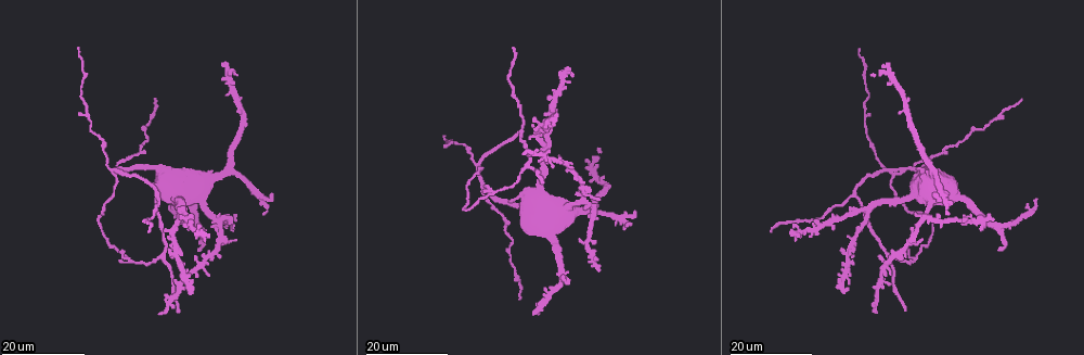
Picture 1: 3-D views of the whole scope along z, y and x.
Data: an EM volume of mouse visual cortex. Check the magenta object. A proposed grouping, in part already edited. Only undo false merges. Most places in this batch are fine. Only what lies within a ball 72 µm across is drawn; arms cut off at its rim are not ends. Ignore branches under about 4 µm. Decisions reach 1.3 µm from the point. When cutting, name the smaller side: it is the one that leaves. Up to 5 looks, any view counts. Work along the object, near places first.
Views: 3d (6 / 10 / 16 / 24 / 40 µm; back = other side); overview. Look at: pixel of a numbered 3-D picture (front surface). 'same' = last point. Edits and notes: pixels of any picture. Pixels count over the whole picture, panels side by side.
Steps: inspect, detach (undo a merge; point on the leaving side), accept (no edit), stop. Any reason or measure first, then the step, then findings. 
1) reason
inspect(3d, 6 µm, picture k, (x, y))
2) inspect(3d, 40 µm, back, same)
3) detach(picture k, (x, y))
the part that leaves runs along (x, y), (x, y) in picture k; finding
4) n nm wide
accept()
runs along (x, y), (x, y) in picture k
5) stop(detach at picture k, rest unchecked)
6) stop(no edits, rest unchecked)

four-way junction
inspect(3d, 16 µm, picture 1, (474, 164))

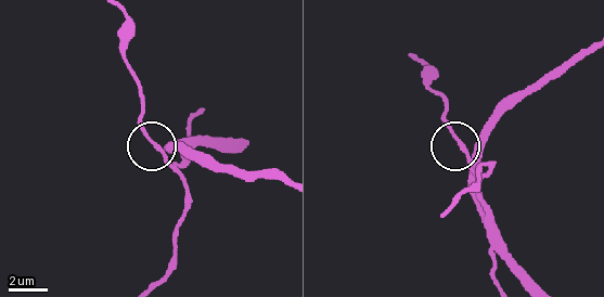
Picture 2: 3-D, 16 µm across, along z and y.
inspect(3d, 6 µm, picture 2, (163, 151))

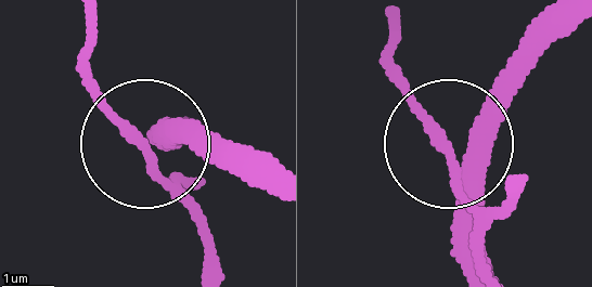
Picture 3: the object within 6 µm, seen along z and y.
4 arms
accept()
all the same cell

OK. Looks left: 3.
looks like a crossing
inspect(3d, 24 µm, picture 1, (913, 258))

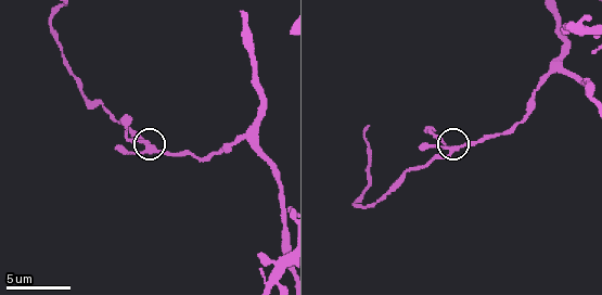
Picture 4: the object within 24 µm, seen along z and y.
closer look
inspect(3d, 10 µm, picture 4, (451, 149))

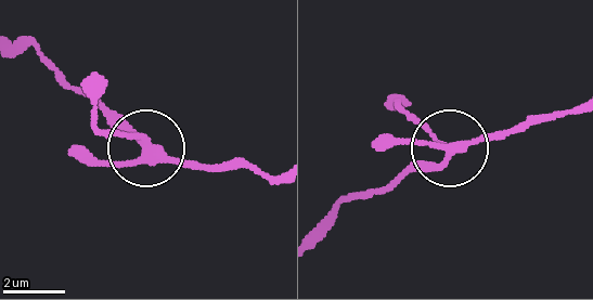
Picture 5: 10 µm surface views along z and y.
260 nm wide
accept()
runs along (317, 230), (340, 201), (443, 153), (400, 108) in picture 5; all the same cell

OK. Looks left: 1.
stop(no edits, rest unchecked)

